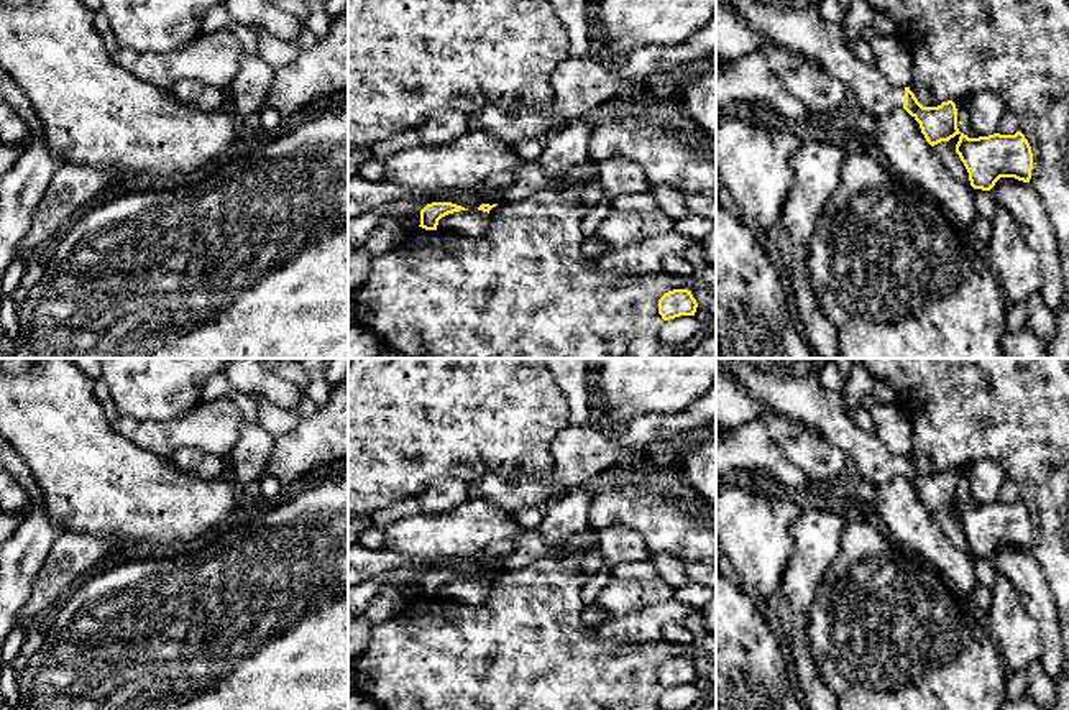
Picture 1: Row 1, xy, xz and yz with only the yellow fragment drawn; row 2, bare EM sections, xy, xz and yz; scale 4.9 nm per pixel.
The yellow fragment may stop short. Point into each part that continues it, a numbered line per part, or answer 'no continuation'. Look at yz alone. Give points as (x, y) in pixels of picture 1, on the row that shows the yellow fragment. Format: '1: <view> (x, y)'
1: yz (795, 25)

